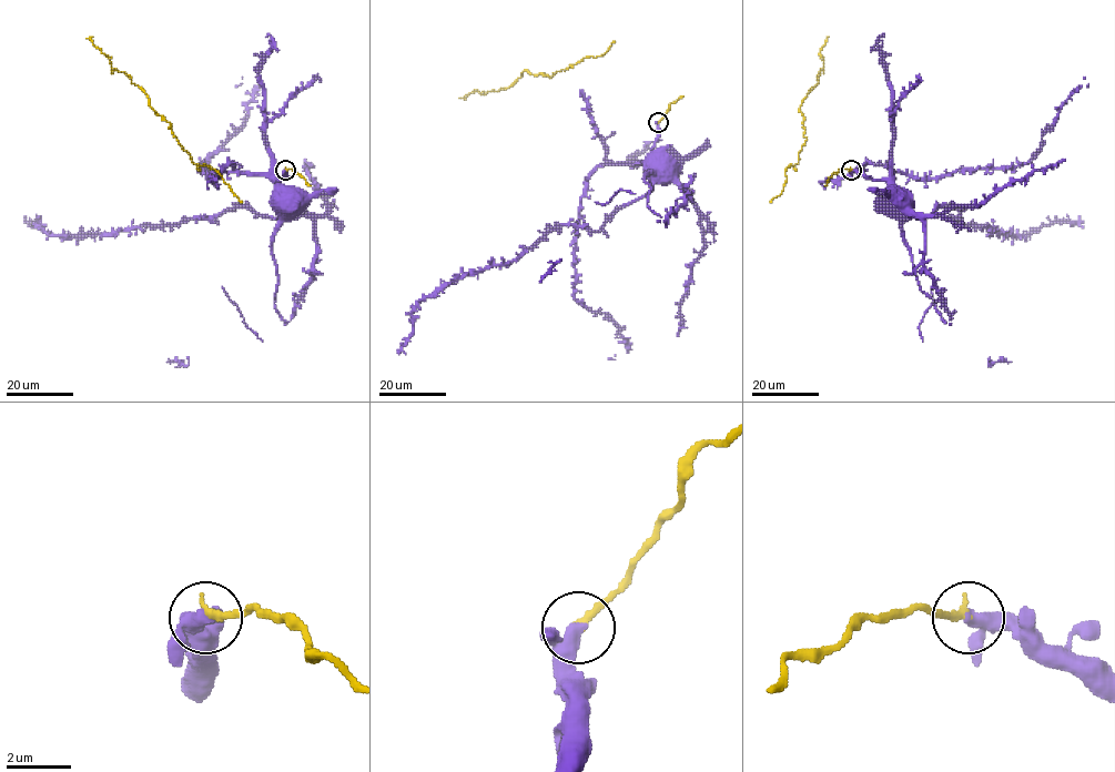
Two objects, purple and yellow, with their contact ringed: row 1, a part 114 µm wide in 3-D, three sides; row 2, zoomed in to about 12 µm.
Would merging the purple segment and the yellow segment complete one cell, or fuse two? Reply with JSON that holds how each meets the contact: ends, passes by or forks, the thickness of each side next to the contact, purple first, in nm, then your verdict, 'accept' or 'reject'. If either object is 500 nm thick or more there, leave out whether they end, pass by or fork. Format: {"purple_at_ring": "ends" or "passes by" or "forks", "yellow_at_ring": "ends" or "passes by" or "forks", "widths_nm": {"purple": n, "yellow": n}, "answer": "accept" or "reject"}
{"purple_at_ring": "passes by", "yellow_at_ring": "ends", "widths_nm": {"purple": 360, "yellow": 240}, "answer": "reject"}

